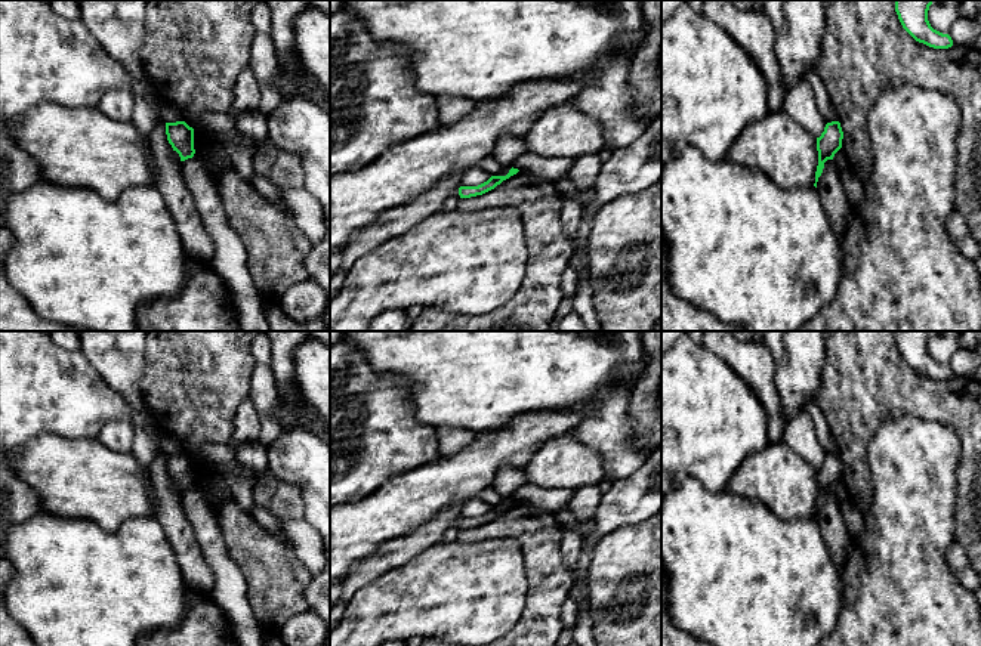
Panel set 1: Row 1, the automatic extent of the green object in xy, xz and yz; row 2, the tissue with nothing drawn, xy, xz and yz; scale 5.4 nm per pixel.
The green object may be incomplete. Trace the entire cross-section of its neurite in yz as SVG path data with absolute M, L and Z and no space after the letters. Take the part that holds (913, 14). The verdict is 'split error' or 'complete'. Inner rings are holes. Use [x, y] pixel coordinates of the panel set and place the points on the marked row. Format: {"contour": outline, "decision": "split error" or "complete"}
{"contour": "M894 0L895 12L903 28L919 43L934 49L948 49L953 40L948 34L934 30L928 10L934 0Z", "decision": "complete"}

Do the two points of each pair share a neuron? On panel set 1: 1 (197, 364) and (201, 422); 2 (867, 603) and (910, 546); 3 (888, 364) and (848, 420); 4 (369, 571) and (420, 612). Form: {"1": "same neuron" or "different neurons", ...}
{"1": "same neuron", "2": "same neuron", "3": "same neuron", "4": "different neurons"}

